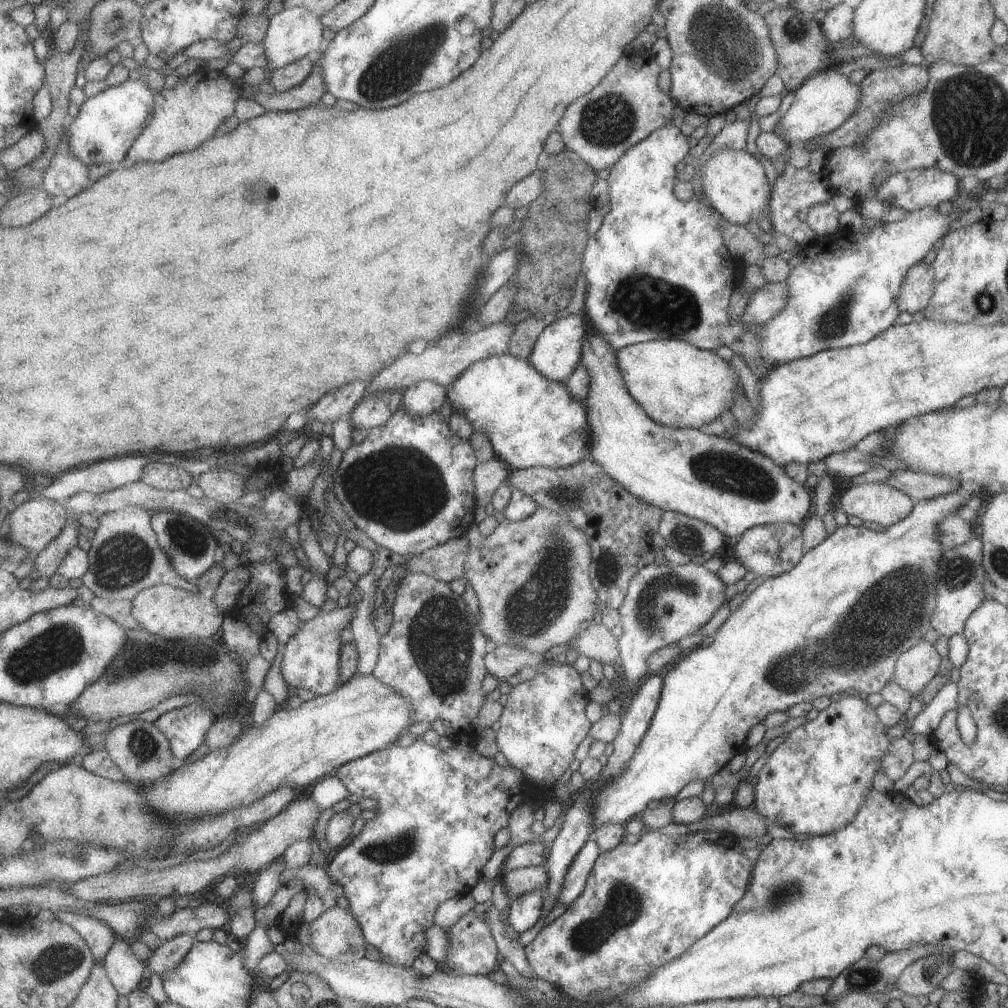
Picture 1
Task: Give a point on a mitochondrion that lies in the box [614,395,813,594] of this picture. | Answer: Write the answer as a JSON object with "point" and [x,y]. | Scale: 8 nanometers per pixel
{"point":[721,469]}

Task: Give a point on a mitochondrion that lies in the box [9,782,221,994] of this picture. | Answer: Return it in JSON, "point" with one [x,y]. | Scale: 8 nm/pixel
{"point":[59,960]}

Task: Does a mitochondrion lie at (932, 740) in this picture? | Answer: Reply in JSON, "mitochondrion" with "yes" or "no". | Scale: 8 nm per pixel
{"mitochondrion":"no"}

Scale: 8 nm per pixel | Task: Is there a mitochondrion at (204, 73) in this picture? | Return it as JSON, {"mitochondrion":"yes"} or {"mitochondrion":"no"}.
{"mitochondrion":"no"}

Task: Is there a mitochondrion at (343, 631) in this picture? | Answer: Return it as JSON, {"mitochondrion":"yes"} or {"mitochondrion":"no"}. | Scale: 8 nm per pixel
{"mitochondrion":"no"}

